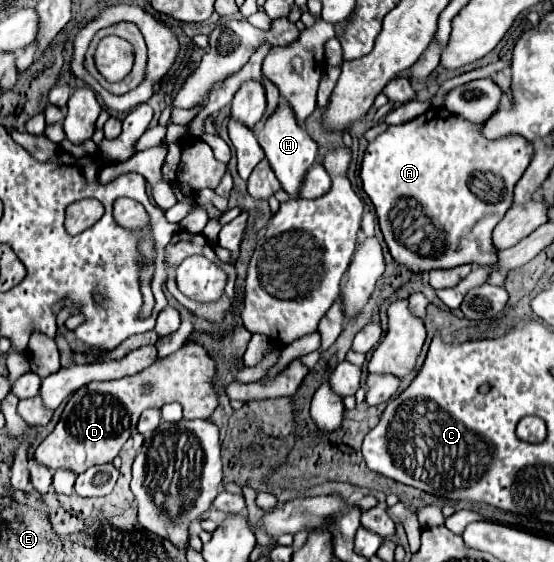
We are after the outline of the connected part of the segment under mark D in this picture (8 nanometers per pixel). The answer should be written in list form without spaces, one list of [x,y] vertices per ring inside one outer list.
[[[183,344],[177,352],[157,358],[149,368],[133,376],[91,382],[75,392],[67,402],[61,420],[35,450],[35,460],[47,466],[49,470],[69,468],[75,474],[85,472],[91,466],[113,462],[121,446],[131,436],[131,428],[137,426],[137,420],[145,408],[161,408],[169,402],[179,402],[183,406],[183,418],[209,418],[219,406],[219,394],[215,390],[217,368],[215,360],[207,356],[199,344]]]

